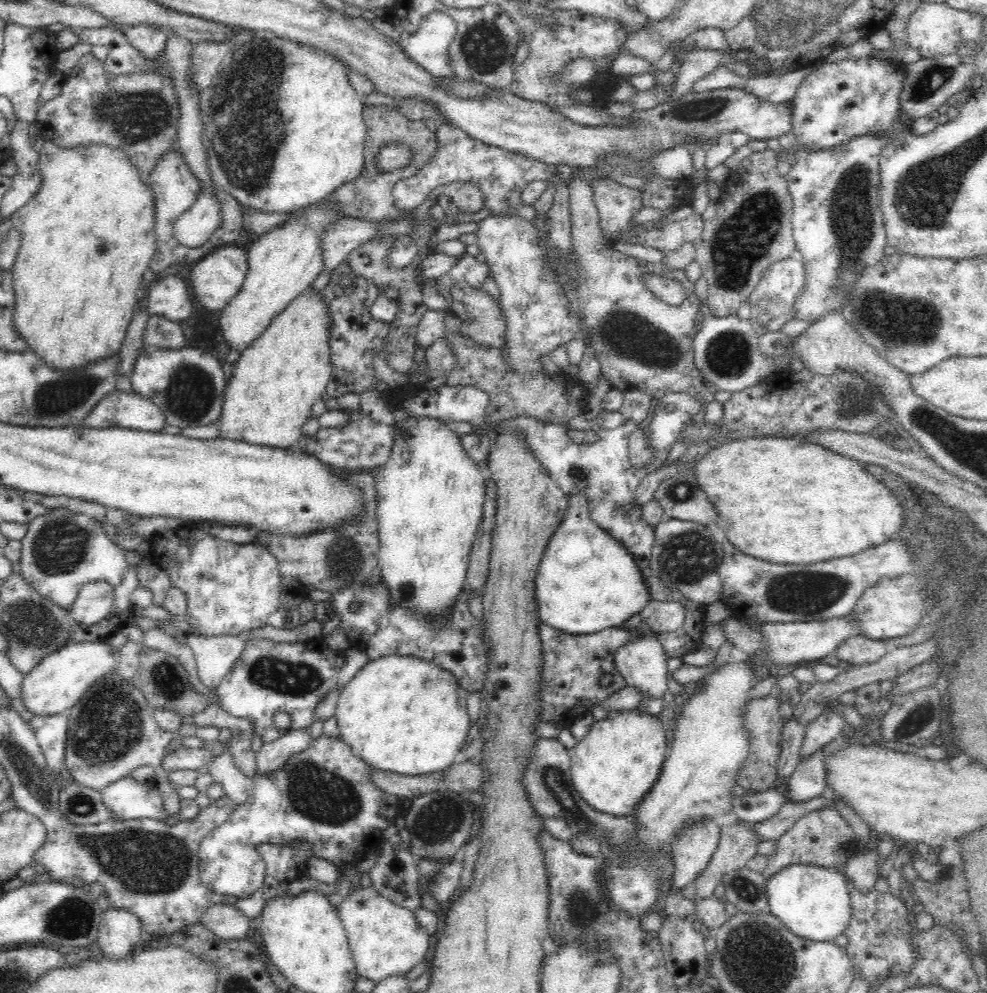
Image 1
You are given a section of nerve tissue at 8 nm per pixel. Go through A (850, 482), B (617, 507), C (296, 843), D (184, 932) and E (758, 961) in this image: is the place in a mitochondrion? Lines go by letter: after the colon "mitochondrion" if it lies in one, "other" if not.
A: other
B: mitochondrion
C: other
D: other
E: mitochondrion

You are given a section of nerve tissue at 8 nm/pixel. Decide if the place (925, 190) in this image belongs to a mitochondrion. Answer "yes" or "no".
yes

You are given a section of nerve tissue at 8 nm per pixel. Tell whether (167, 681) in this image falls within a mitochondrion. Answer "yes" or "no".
yes

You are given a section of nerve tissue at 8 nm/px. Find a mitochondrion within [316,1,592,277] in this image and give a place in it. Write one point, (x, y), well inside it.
(484, 47)

